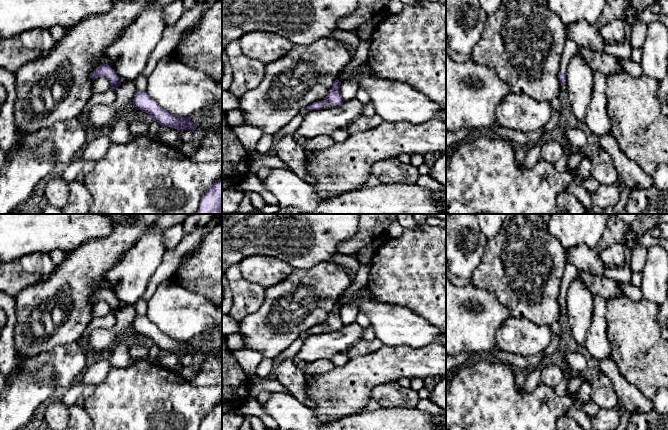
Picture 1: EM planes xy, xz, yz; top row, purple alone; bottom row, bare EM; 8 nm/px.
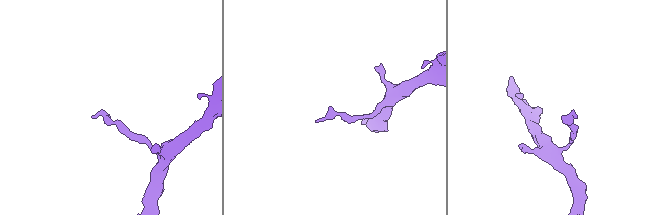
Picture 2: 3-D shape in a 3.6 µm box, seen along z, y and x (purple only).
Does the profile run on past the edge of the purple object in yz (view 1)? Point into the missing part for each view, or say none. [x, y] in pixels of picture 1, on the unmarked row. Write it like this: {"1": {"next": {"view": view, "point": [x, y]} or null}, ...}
{"1": {"next": null}}

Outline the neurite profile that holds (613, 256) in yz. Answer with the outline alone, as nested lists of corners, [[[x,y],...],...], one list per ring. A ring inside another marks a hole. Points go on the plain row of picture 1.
[[[613,243],[600,254],[606,268],[622,267],[625,265],[625,243]]]

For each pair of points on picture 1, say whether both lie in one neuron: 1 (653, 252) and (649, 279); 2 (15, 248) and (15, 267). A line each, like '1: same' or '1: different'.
1: same
2: different

